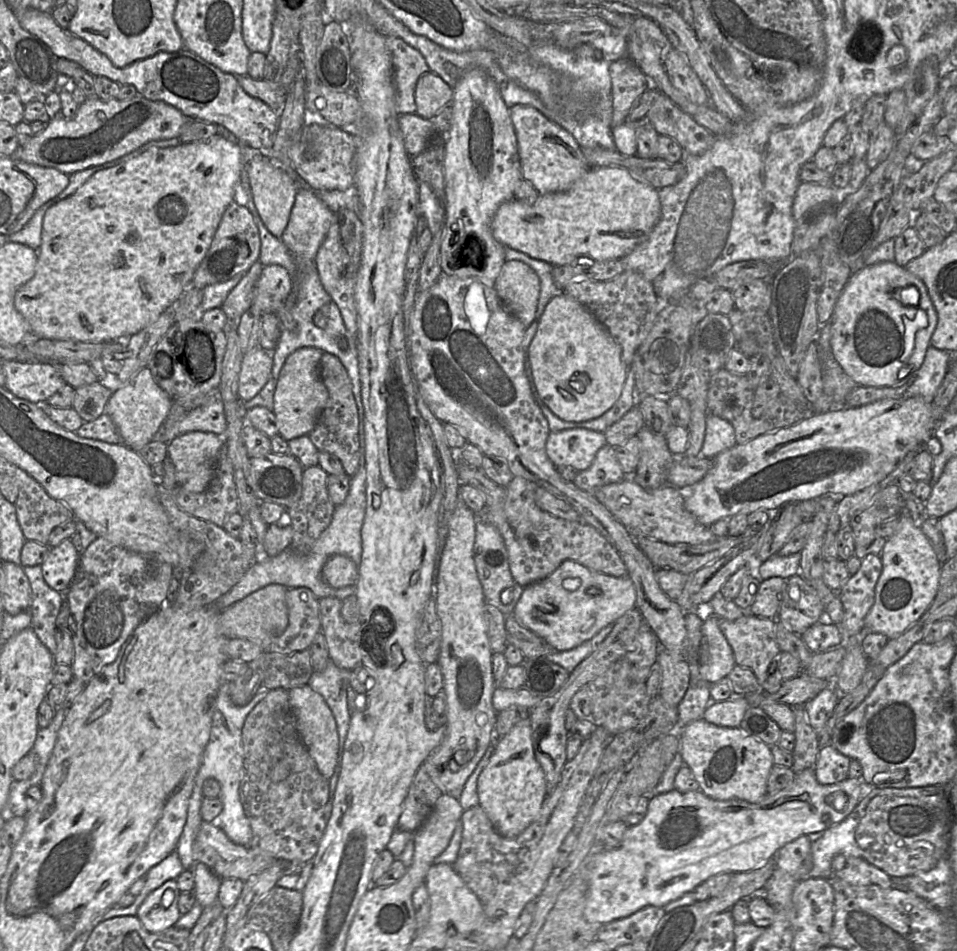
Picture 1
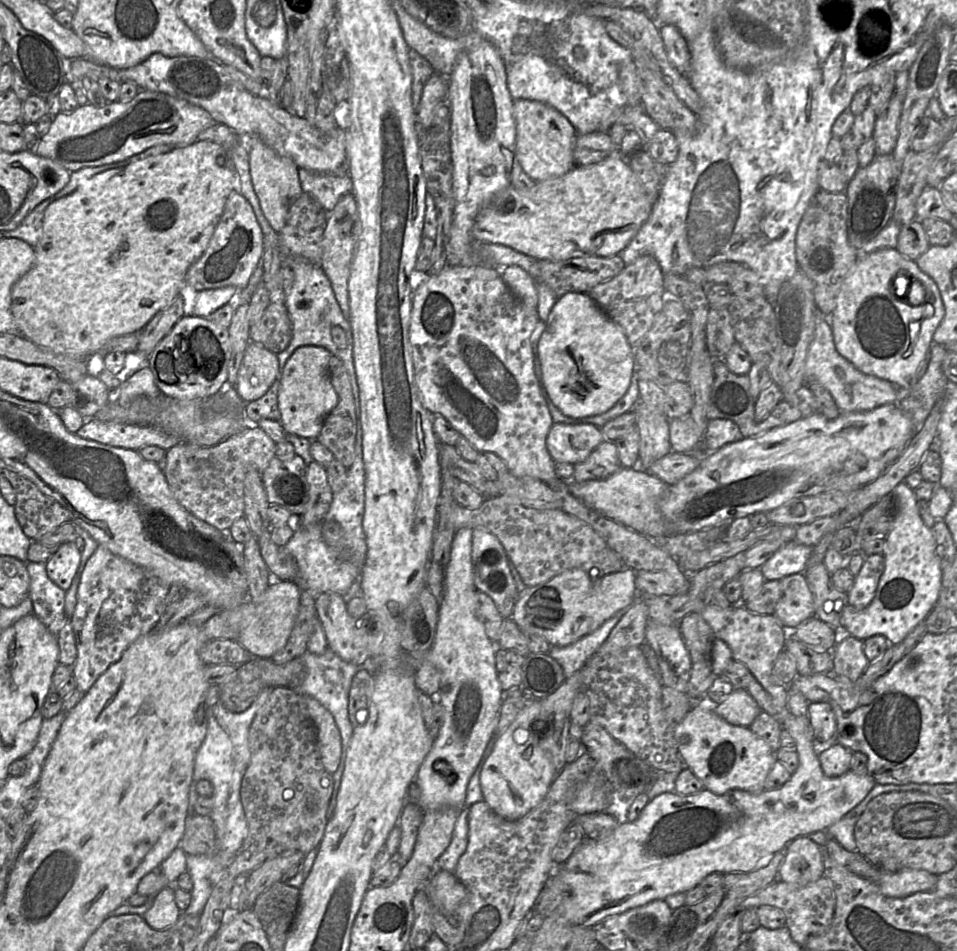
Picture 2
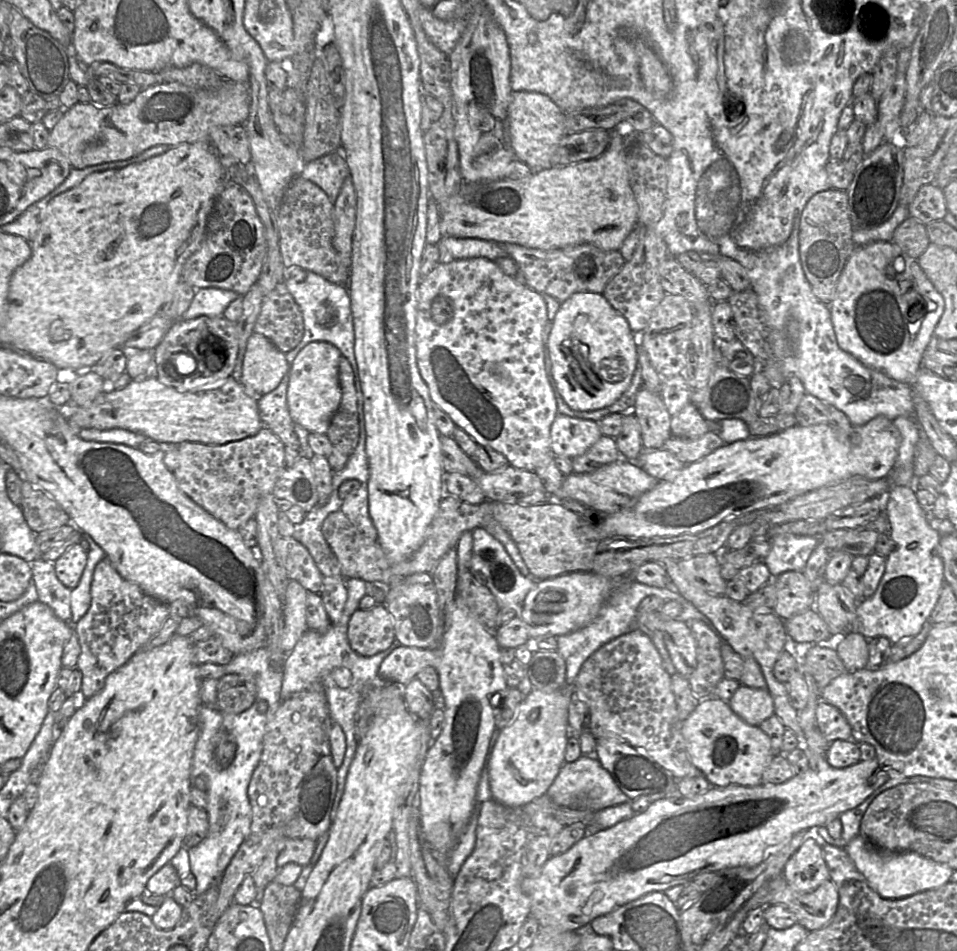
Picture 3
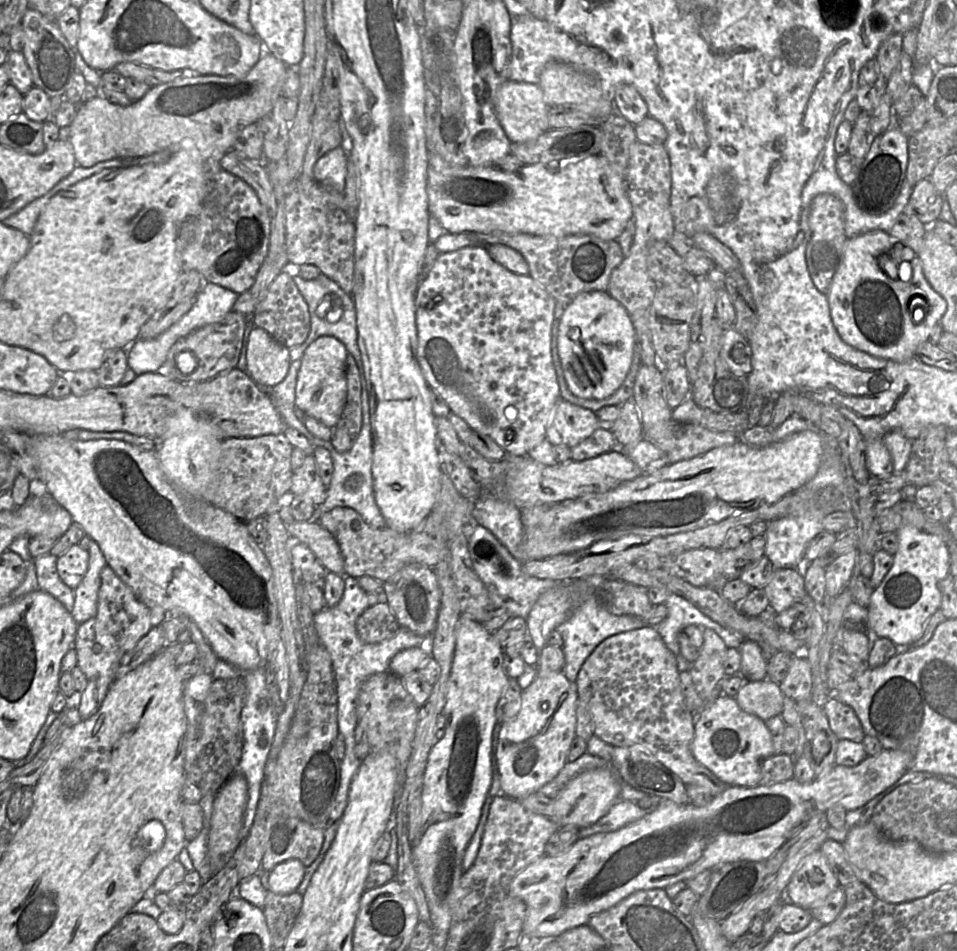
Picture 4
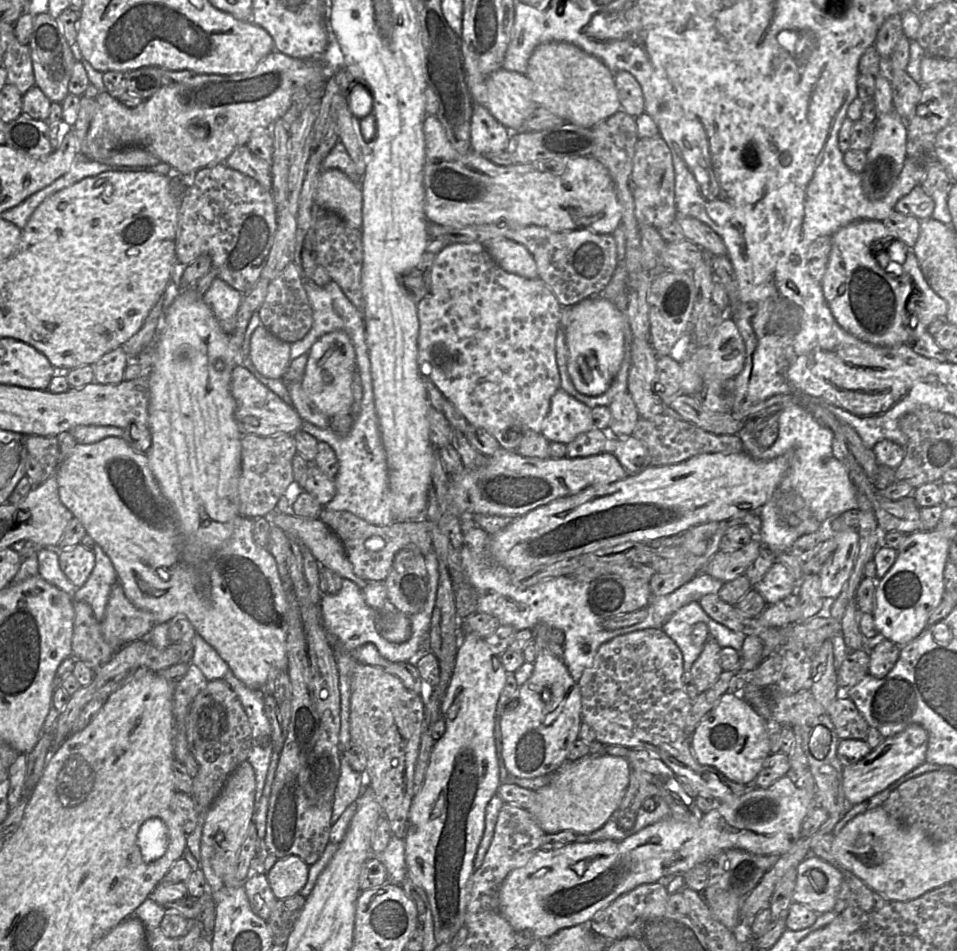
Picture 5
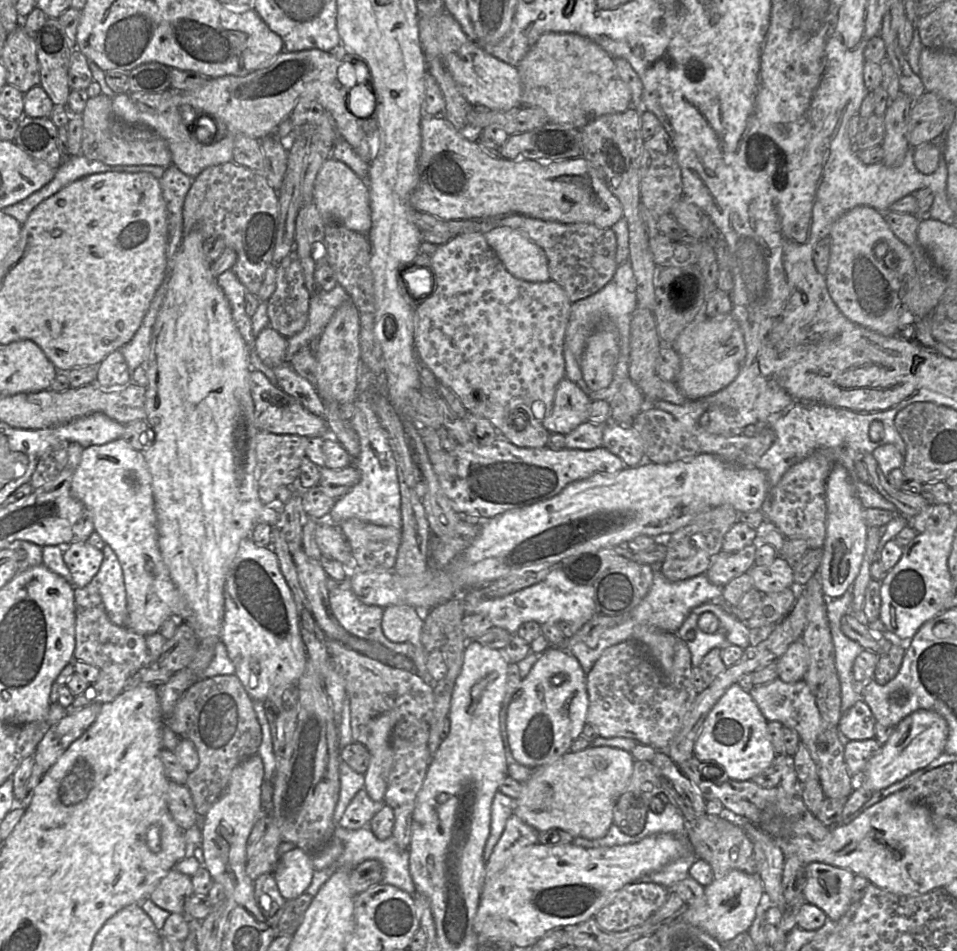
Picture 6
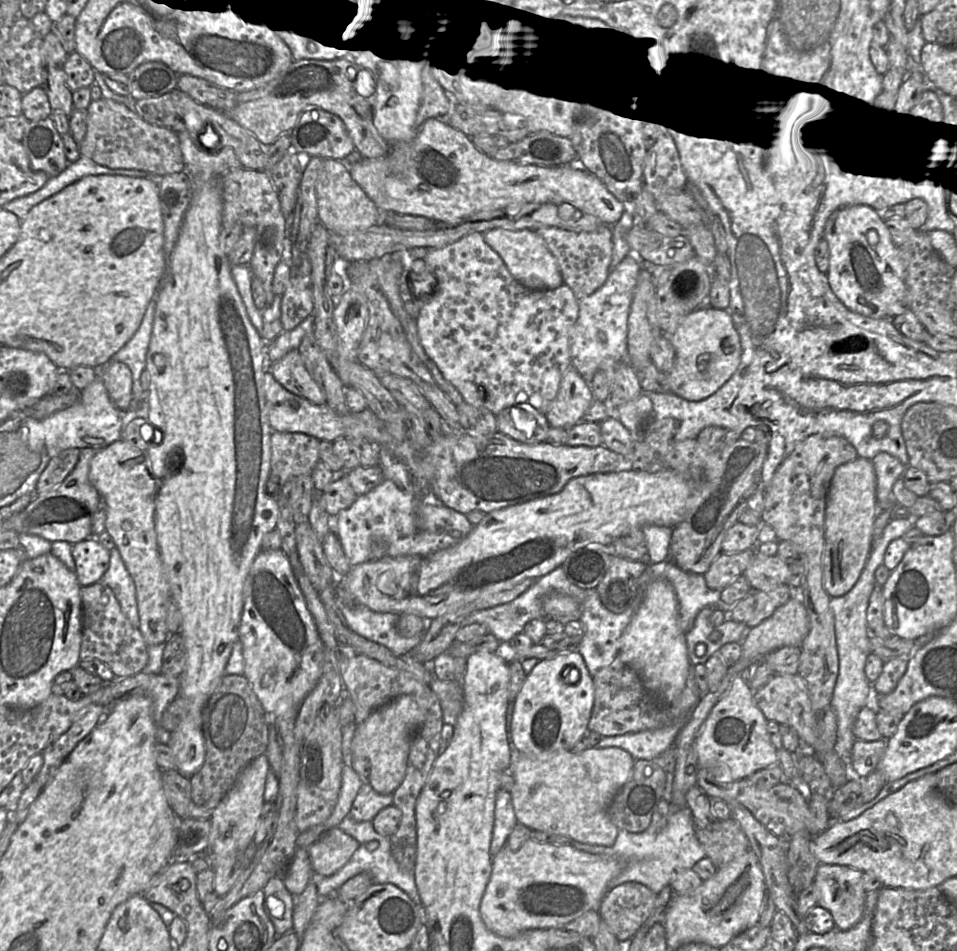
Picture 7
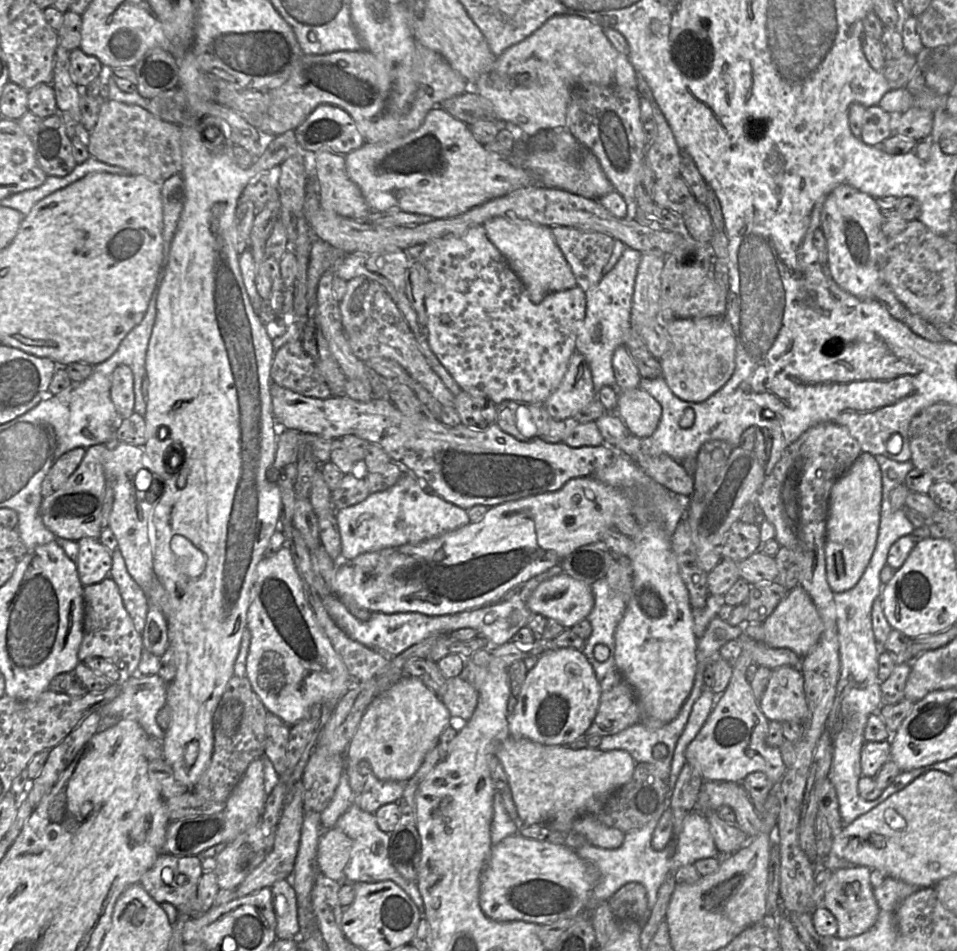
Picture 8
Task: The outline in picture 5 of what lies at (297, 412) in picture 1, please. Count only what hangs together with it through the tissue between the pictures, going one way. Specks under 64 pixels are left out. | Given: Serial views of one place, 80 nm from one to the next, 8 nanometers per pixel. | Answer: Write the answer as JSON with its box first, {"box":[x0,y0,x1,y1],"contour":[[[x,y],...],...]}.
{"box":[300,330,356,418],"contour":[[[337,330],[323,335],[312,345],[300,383],[316,407],[329,418],[333,418],[337,414],[347,414],[350,411],[355,371],[356,354],[352,341],[346,332]]]}

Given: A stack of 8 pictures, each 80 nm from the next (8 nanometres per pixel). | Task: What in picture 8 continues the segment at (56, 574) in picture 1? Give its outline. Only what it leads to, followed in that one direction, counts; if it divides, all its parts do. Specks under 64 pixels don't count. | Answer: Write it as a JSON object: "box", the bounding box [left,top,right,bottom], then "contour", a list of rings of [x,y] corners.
{"box":[78,538,111,587],"contour":[[[81,538],[78,542],[78,577],[83,587],[101,582],[109,576],[111,552],[95,538]]]}

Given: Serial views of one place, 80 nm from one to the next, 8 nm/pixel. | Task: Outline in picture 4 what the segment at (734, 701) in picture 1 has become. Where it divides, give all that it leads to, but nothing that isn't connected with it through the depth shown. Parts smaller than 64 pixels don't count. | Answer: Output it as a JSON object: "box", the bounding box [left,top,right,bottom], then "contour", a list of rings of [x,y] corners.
{"box":[733,678,784,721],"contour":[[[768,678],[746,683],[733,698],[742,711],[763,721],[780,715],[783,709],[784,695]]]}

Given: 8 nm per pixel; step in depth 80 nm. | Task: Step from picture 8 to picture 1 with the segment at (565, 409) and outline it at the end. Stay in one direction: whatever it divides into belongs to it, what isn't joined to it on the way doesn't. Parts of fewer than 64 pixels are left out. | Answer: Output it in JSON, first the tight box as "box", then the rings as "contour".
{"box":[546,429,606,471],"contour":[[[567,429],[550,432],[546,454],[555,467],[572,467],[582,471],[590,467],[597,452],[606,444],[602,432],[588,429]]]}

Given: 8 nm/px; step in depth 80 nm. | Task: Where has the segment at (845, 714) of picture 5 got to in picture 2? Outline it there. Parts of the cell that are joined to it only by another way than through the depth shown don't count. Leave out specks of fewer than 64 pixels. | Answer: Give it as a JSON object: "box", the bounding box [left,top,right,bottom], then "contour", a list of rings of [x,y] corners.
{"box":[807,702,837,754],"contour":[[[825,702],[810,703],[807,717],[815,737],[815,750],[819,754],[834,744],[837,736],[837,723],[833,708]]]}

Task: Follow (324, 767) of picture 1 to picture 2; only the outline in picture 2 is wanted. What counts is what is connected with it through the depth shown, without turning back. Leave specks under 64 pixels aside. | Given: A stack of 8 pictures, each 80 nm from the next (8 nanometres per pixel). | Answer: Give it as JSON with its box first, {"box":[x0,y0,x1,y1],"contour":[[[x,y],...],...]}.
{"box":[304,695,342,774],"contour":[[[304,695],[317,735],[317,747],[325,769],[333,774],[340,763],[342,740],[333,715],[315,698]]]}

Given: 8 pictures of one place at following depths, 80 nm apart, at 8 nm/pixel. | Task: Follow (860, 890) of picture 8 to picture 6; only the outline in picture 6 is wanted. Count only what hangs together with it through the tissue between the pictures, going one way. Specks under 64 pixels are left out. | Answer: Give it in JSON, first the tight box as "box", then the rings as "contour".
{"box":[802,862,855,921],"contour":[[[811,862],[806,865],[805,870],[806,883],[802,892],[805,901],[819,907],[834,921],[842,918],[852,904],[851,888],[855,874],[848,869],[822,862]]]}

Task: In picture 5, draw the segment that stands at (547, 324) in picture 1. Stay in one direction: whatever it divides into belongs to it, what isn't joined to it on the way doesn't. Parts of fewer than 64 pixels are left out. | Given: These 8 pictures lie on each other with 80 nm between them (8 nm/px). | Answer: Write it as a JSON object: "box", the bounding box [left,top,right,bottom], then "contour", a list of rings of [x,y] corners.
{"box":[565,296,625,396],"contour":[[[591,296],[572,306],[570,322],[565,332],[568,351],[567,369],[579,393],[598,396],[611,386],[624,358],[625,319],[625,313],[599,296]]]}

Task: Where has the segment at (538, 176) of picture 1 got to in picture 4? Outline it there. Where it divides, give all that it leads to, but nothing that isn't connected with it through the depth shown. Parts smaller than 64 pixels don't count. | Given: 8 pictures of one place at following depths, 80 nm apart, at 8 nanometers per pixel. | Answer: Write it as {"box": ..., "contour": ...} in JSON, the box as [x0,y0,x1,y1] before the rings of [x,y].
{"box":[494,80,550,143],"contour":[[[505,80],[499,85],[494,96],[494,110],[506,135],[513,143],[536,139],[550,129],[548,122],[550,107],[545,102],[538,84]]]}

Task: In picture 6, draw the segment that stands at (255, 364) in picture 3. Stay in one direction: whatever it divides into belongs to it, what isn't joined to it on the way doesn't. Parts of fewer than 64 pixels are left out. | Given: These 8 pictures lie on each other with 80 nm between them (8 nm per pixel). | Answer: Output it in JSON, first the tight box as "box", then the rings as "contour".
{"box":[253,327,287,369],"contour":[[[266,327],[255,336],[253,350],[264,365],[274,369],[285,361],[287,338]]]}

